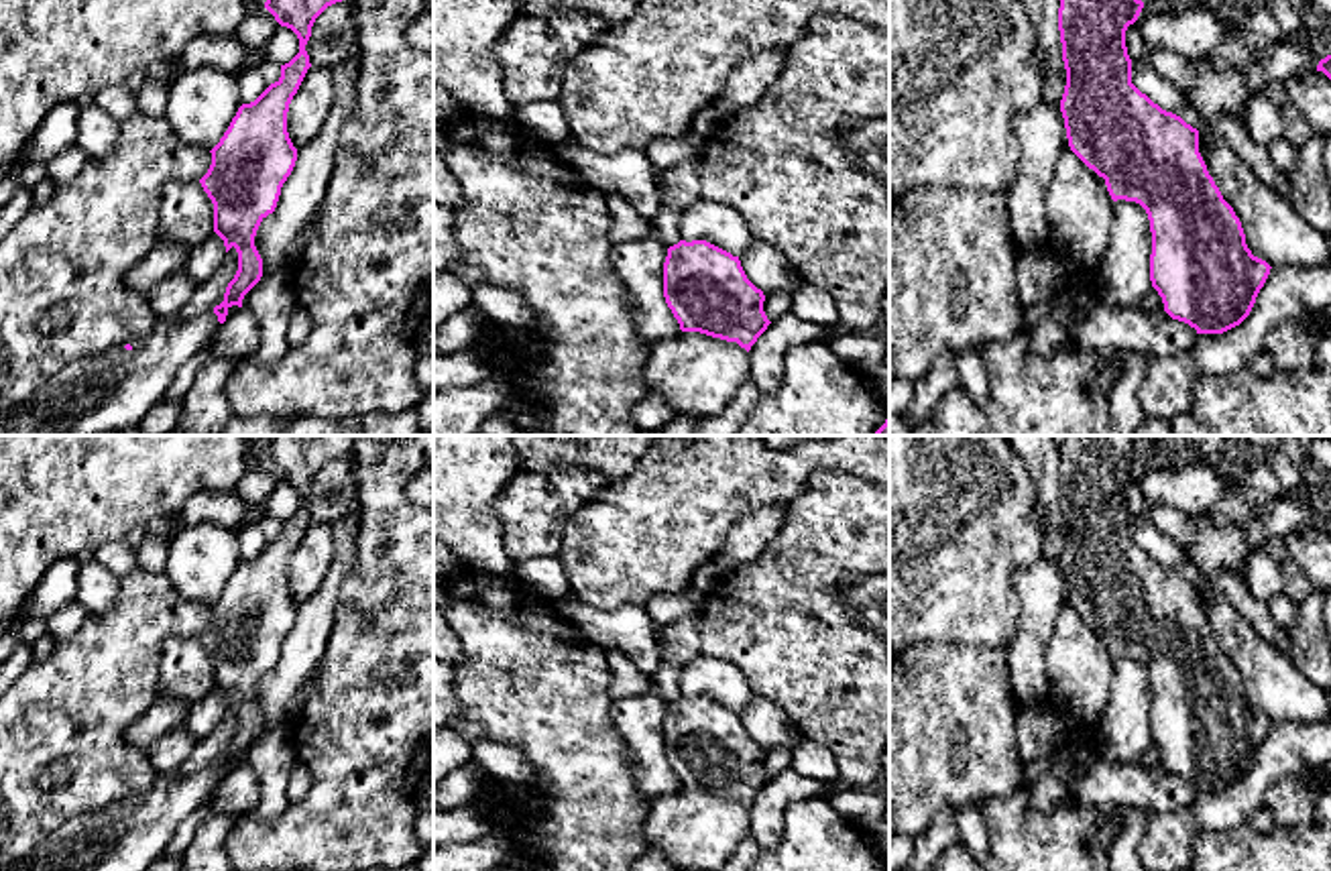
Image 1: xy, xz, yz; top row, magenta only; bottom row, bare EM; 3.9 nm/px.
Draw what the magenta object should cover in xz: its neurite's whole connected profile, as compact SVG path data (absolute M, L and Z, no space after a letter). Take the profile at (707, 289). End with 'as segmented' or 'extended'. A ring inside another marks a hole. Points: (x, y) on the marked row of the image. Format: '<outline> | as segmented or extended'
M680 240L663 263L663 297L682 332L700 332L737 342L747 352L771 324L763 311L765 295L745 275L739 256L706 242Z | as segmented

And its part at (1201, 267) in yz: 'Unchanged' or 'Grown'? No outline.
Unchanged

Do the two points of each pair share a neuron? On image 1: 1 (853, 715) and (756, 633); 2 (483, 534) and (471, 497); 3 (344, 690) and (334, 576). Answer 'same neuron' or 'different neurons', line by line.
1: same neuron
2: same neuron
3: different neurons

